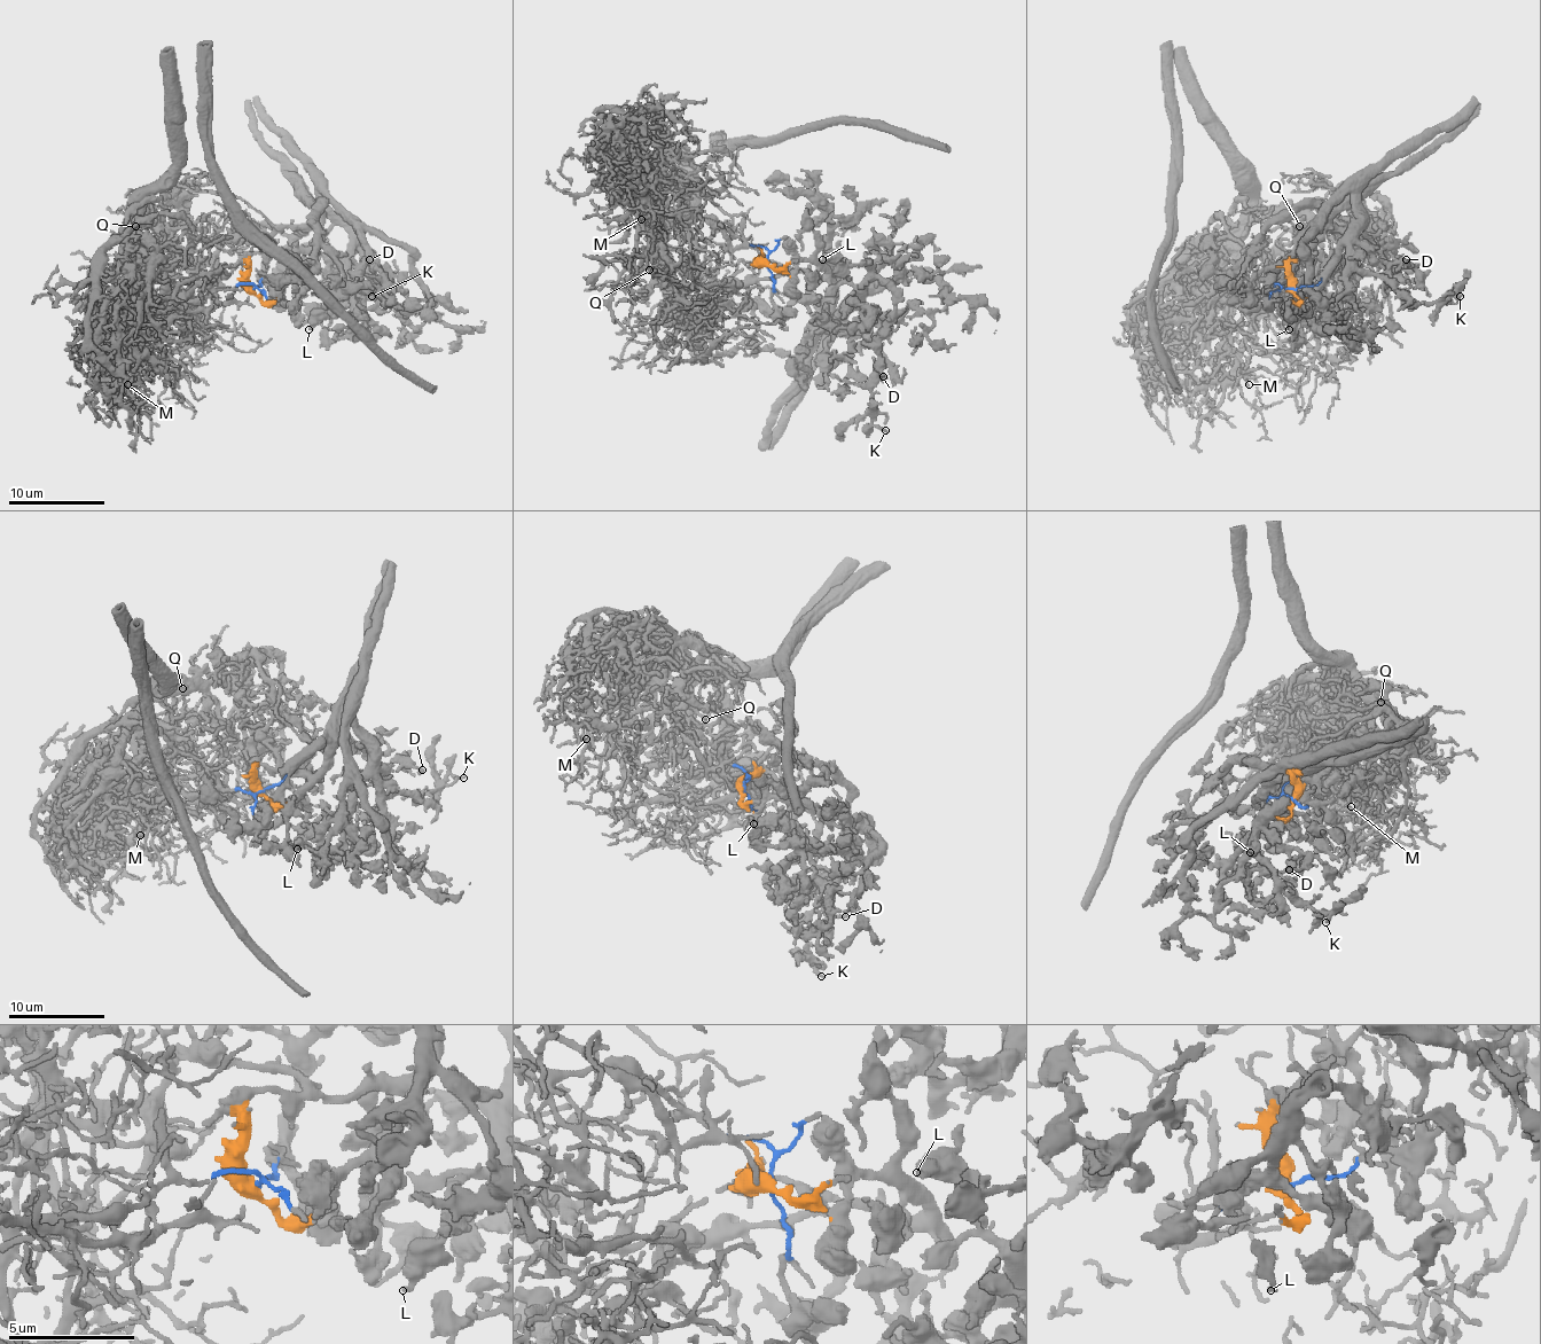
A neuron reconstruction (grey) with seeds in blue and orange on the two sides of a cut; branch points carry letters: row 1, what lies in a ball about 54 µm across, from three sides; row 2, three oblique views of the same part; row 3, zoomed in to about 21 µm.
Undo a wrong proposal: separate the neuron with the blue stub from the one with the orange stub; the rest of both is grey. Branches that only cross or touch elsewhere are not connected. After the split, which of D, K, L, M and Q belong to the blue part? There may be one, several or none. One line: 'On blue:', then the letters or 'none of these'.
On blue: M, Q

